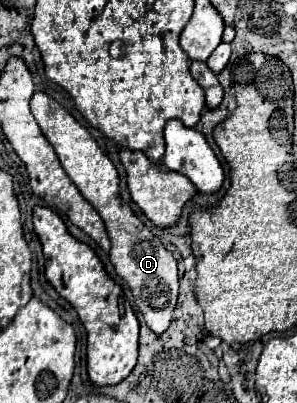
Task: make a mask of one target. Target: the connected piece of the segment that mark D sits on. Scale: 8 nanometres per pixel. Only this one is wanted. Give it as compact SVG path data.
M34 92L30 100L32 116L36 118L42 134L52 144L64 172L82 192L82 196L96 208L102 216L108 238L110 238L110 262L116 274L126 280L134 294L134 302L142 312L146 324L156 334L164 334L170 326L172 312L178 300L178 266L174 256L162 246L160 238L152 234L152 230L128 208L120 202L118 192L118 172L112 160L98 148L88 130L78 124L56 100L52 100L46 92Z

